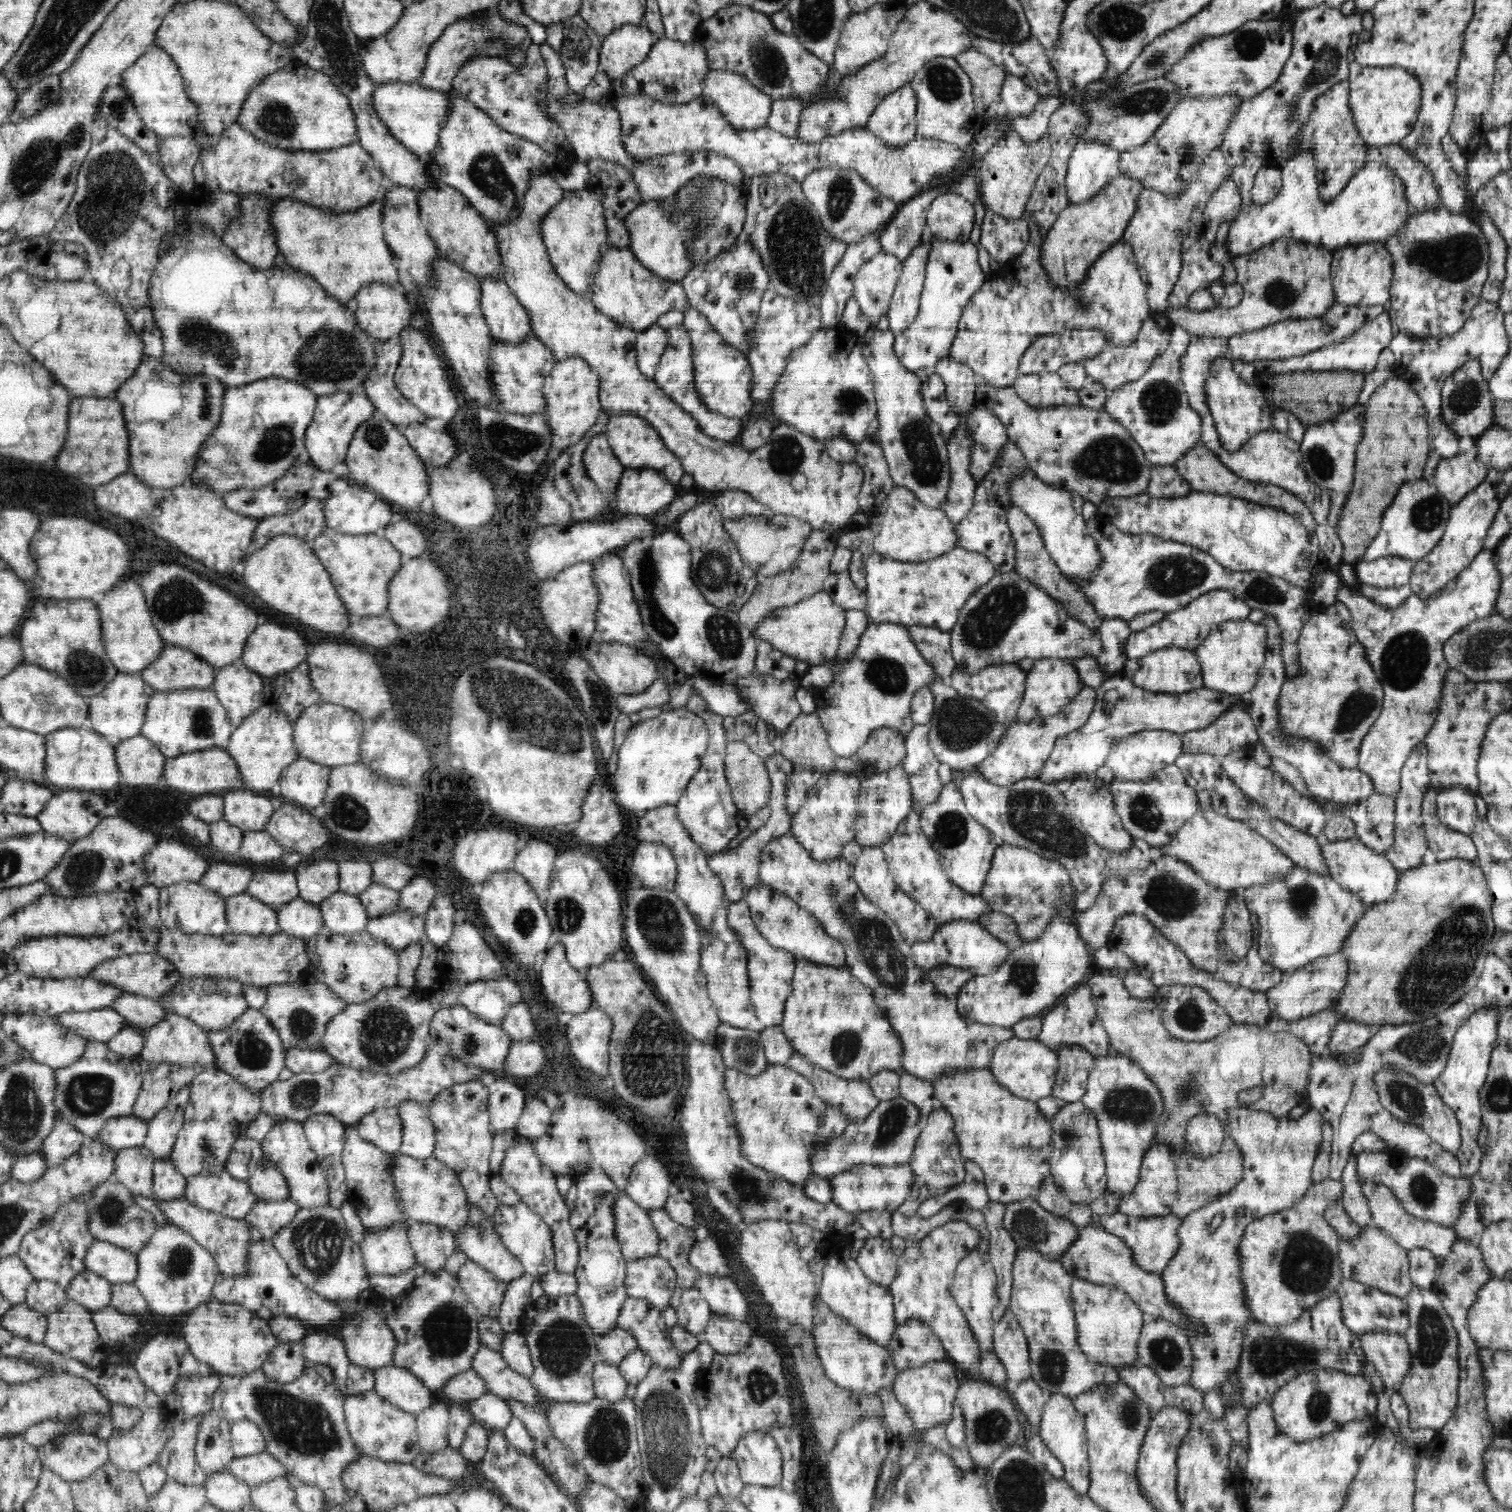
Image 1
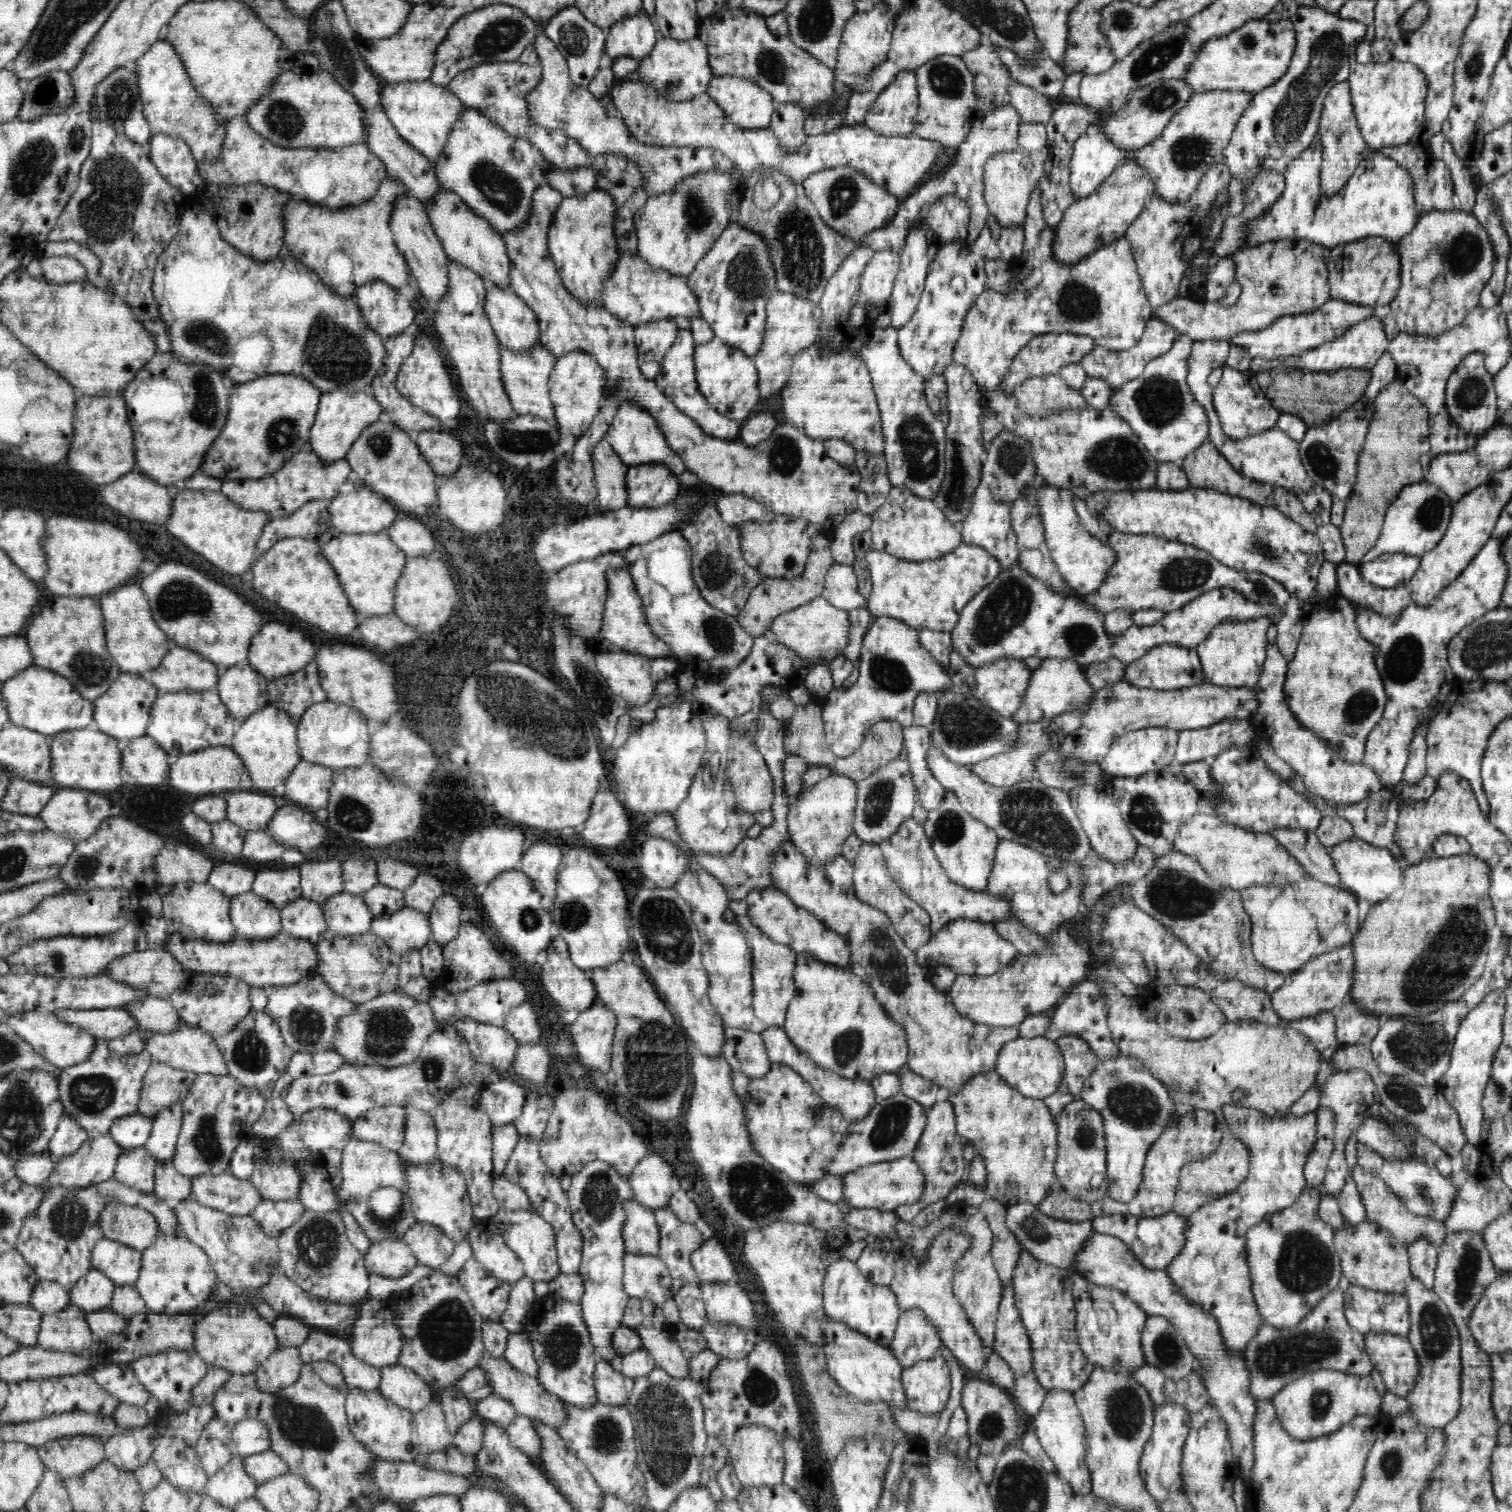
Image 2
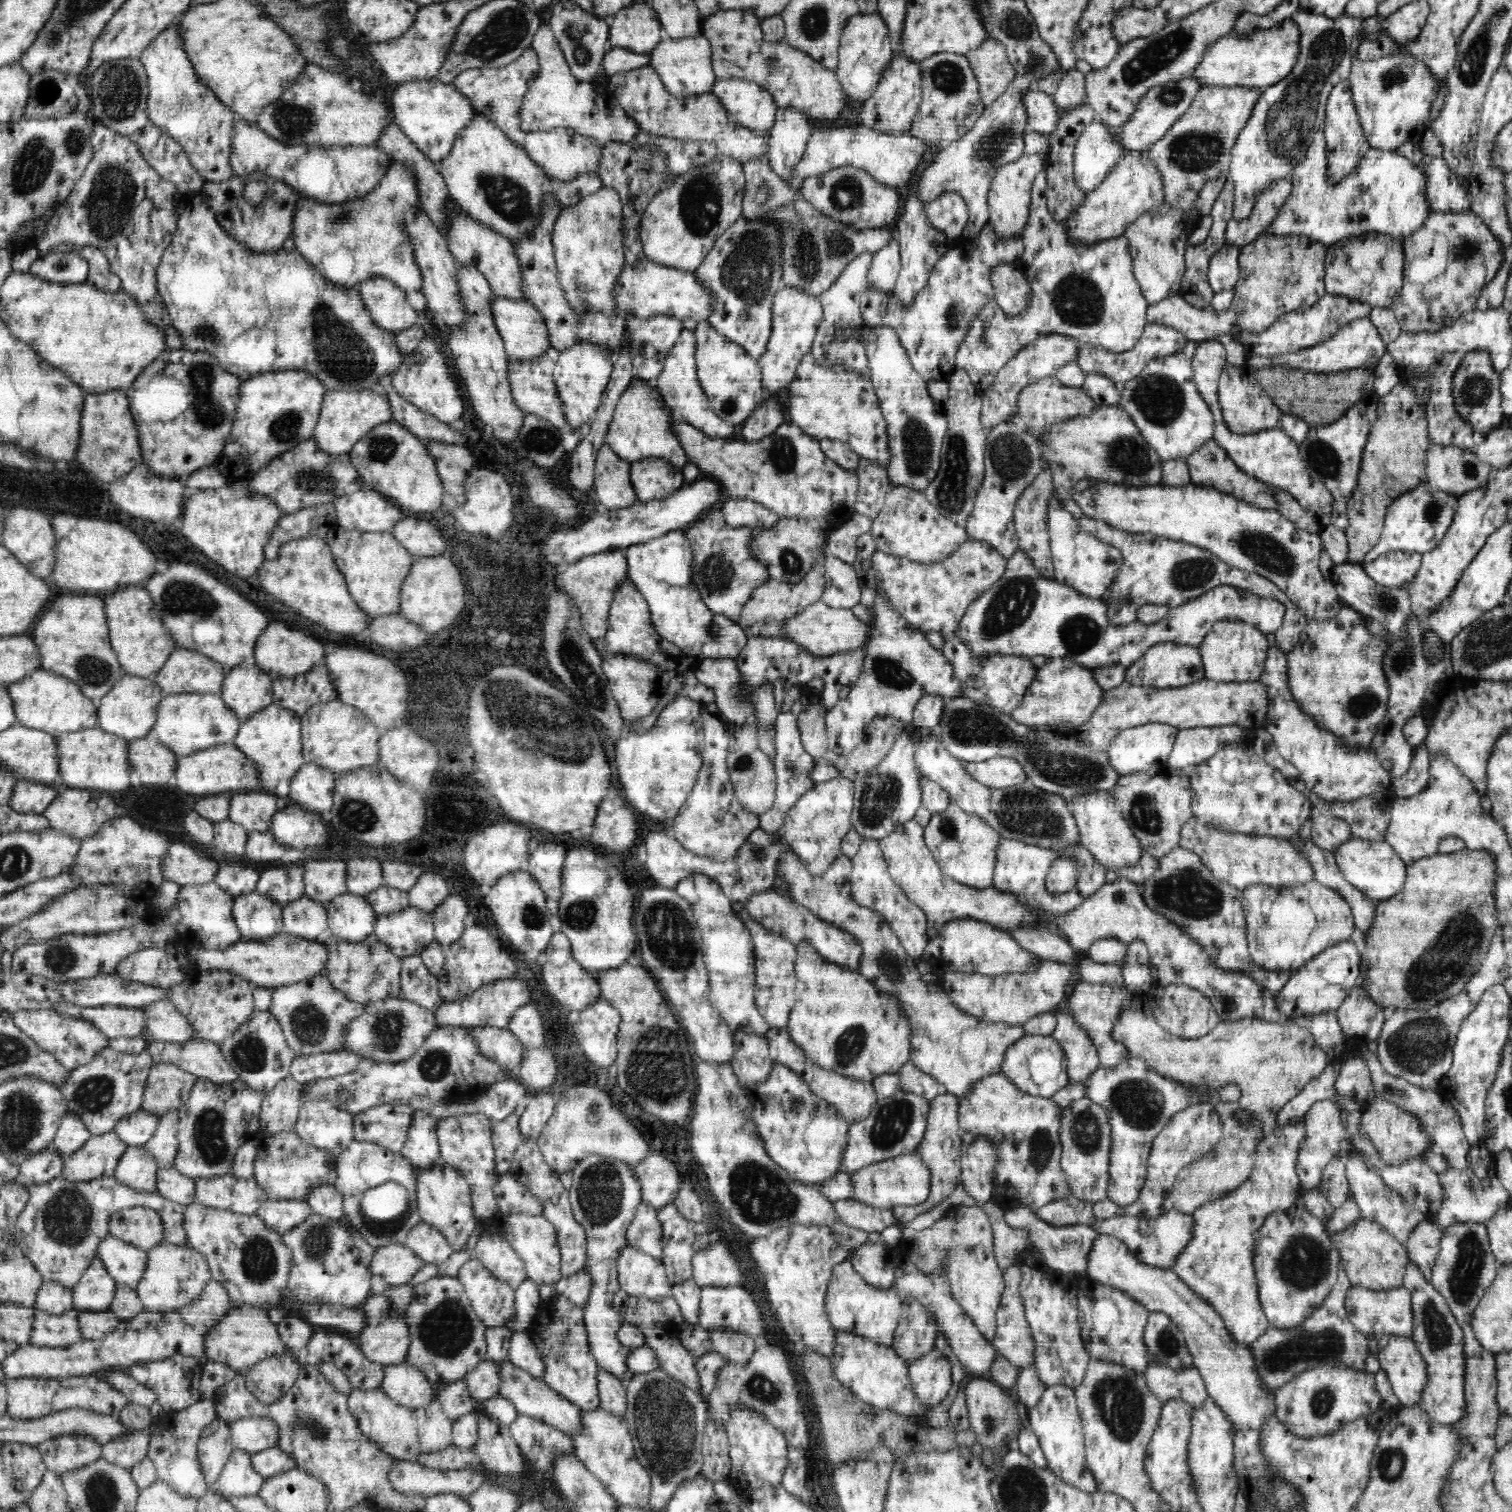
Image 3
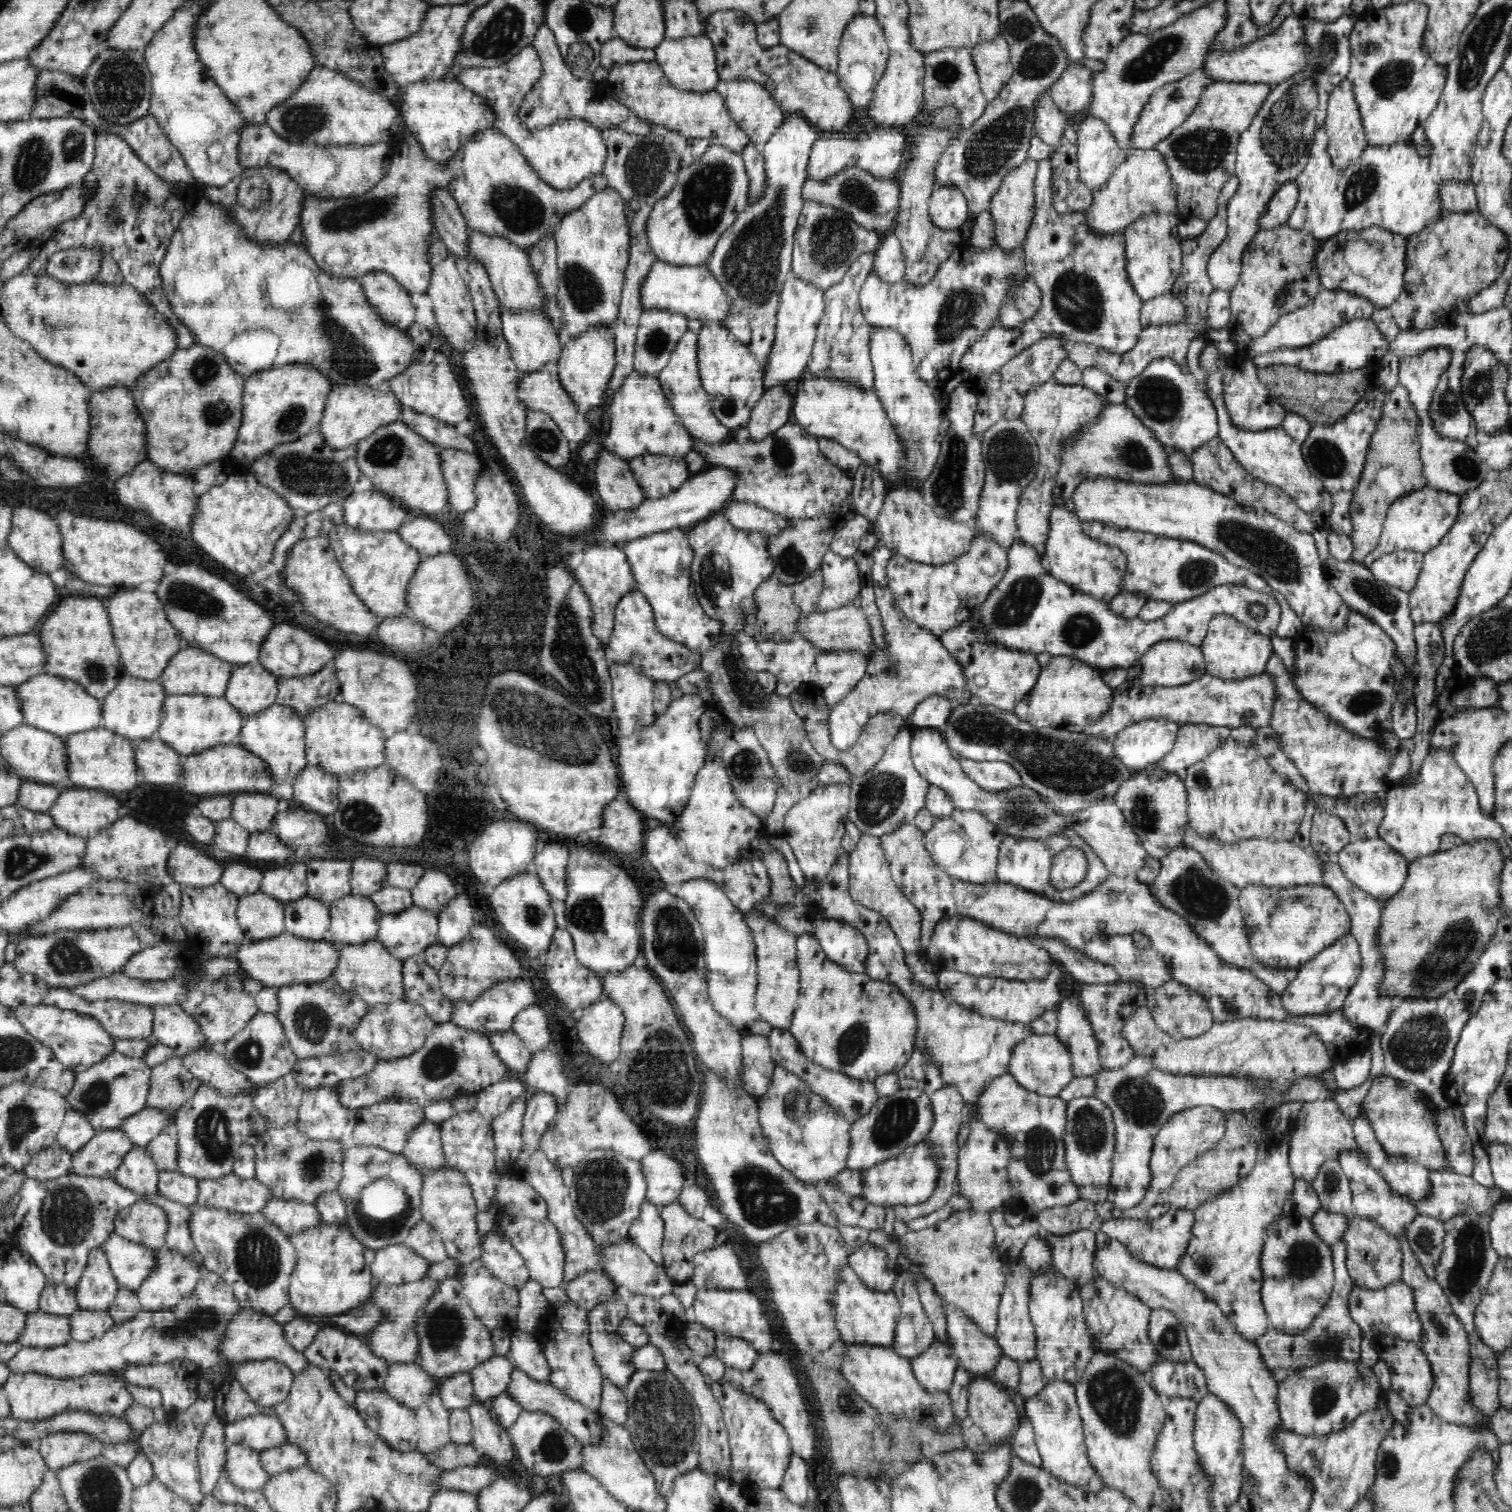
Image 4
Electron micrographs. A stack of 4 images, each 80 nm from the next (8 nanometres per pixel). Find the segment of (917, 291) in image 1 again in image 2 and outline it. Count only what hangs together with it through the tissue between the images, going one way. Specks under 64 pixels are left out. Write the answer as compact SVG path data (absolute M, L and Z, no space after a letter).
M924 220L918 222L918 224L910 224L906 231L908 231L908 234L904 238L904 246L902 246L902 250L899 253L900 267L890 299L891 327L895 329L910 321L910 316L914 314L914 310L916 310L922 297L930 263L936 260L940 247L946 244L946 241L942 240Z

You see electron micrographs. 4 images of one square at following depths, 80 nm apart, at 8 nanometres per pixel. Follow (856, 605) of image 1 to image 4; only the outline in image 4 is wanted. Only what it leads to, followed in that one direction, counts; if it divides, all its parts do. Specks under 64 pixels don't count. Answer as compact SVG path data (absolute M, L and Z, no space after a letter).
M830 550L821 562L822 592L816 611L829 611L850 605L861 591L859 568L853 558L844 558Z

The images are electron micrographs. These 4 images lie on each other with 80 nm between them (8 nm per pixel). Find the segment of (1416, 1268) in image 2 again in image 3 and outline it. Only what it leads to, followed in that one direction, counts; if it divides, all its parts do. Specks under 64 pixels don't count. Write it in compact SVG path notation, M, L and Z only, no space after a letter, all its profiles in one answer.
M1427 1216L1424 1221L1417 1224L1406 1240L1407 1254L1412 1259L1412 1263L1426 1277L1426 1281L1431 1281L1442 1236L1444 1232L1441 1225L1435 1218Z

